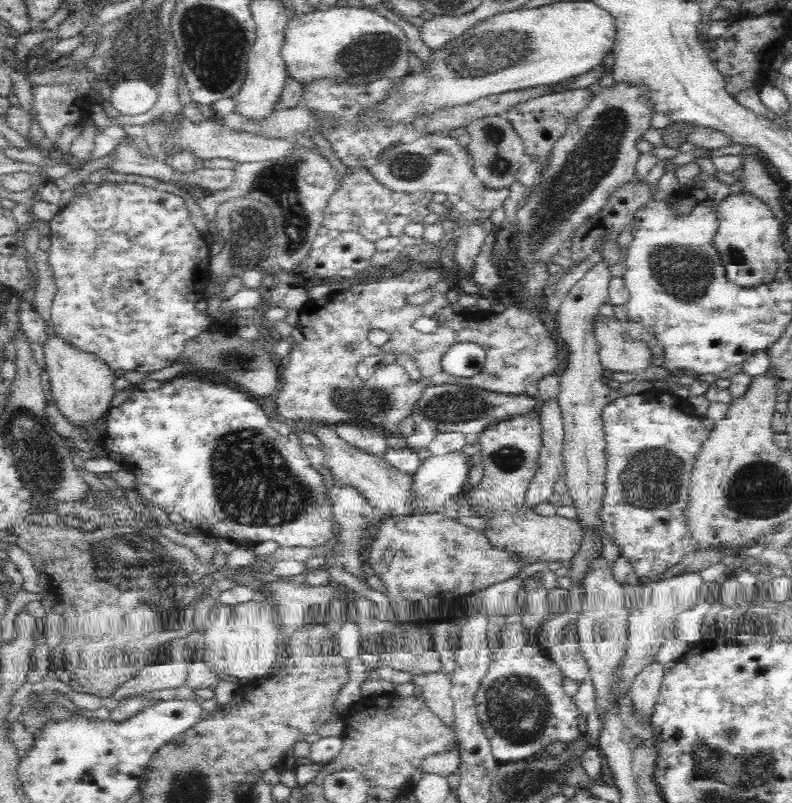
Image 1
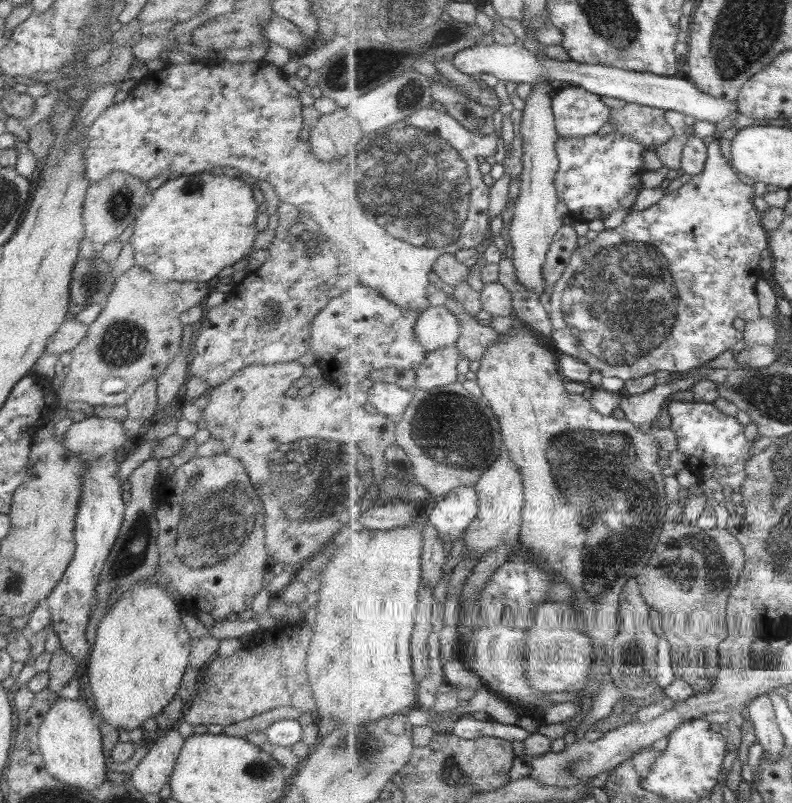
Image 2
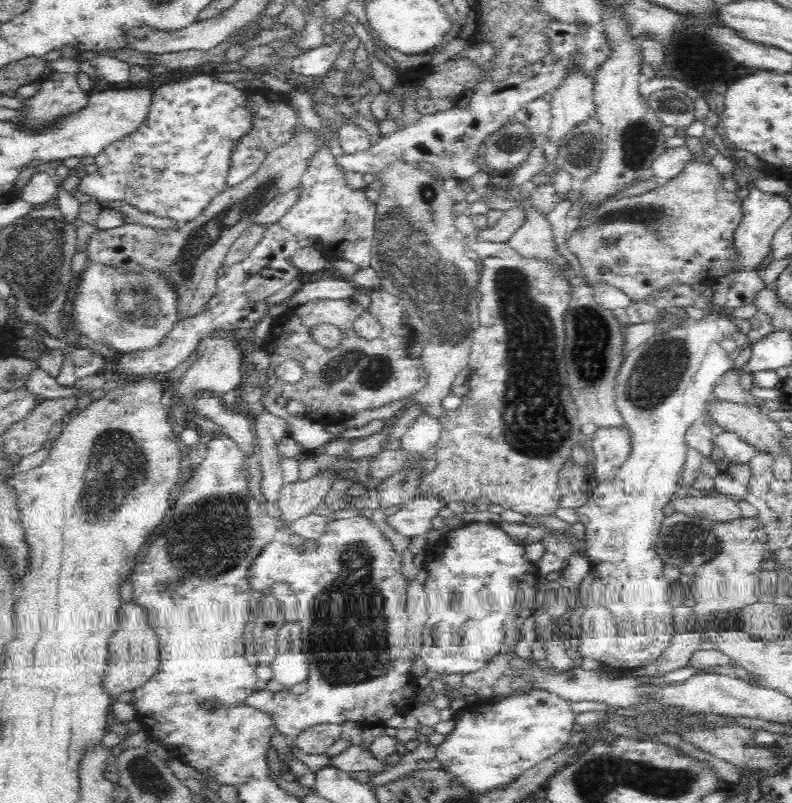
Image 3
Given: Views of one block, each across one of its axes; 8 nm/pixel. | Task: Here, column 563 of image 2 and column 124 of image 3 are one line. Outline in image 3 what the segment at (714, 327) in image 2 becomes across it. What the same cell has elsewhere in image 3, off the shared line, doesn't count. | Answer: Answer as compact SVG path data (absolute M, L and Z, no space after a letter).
M88 262L73 286L75 328L122 353L146 350L160 343L176 324L175 291L167 280L153 274L121 274L100 263Z

